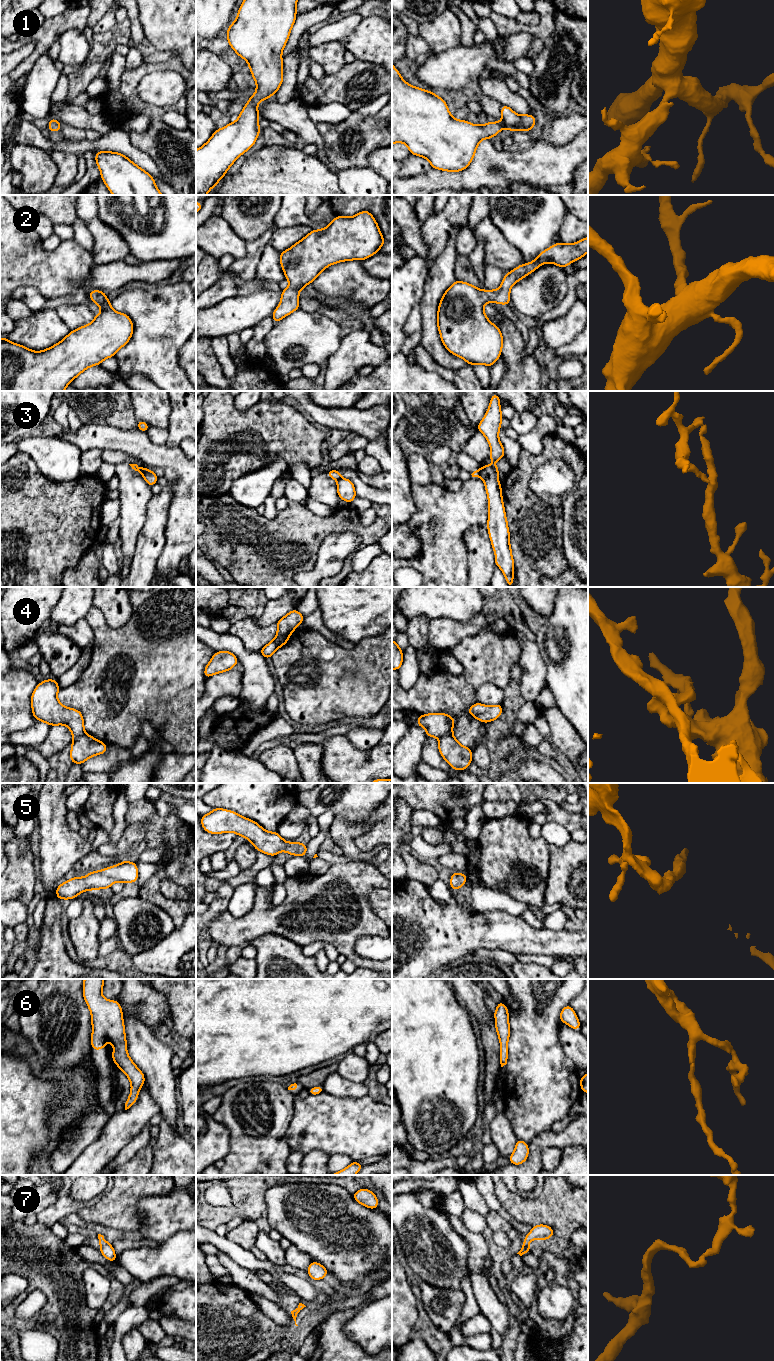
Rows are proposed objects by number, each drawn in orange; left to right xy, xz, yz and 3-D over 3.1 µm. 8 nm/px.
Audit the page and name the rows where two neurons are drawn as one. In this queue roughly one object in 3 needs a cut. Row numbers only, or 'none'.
3, 4

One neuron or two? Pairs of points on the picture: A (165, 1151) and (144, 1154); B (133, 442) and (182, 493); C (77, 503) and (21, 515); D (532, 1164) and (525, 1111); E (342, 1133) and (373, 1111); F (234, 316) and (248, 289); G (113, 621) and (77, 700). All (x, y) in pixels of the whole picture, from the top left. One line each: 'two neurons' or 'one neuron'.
A: two neurons
B: one neuron
C: one neuron
D: two neurons
E: one neuron
F: two neurons
G: two neurons

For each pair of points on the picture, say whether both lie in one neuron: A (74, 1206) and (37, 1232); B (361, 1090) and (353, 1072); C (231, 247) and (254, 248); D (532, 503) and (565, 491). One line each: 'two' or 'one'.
A: two
B: two
C: two
D: two

